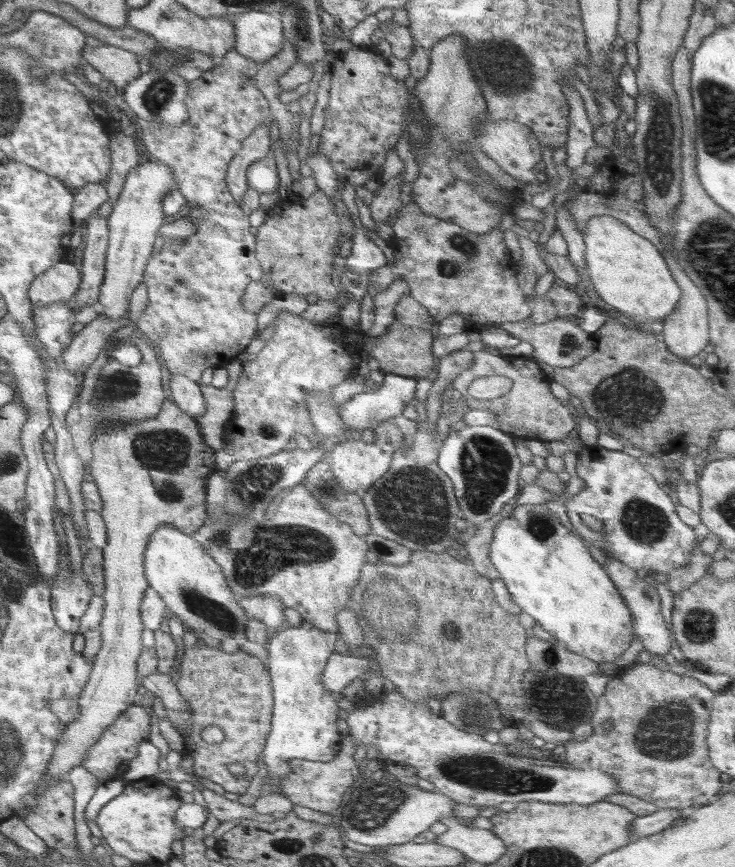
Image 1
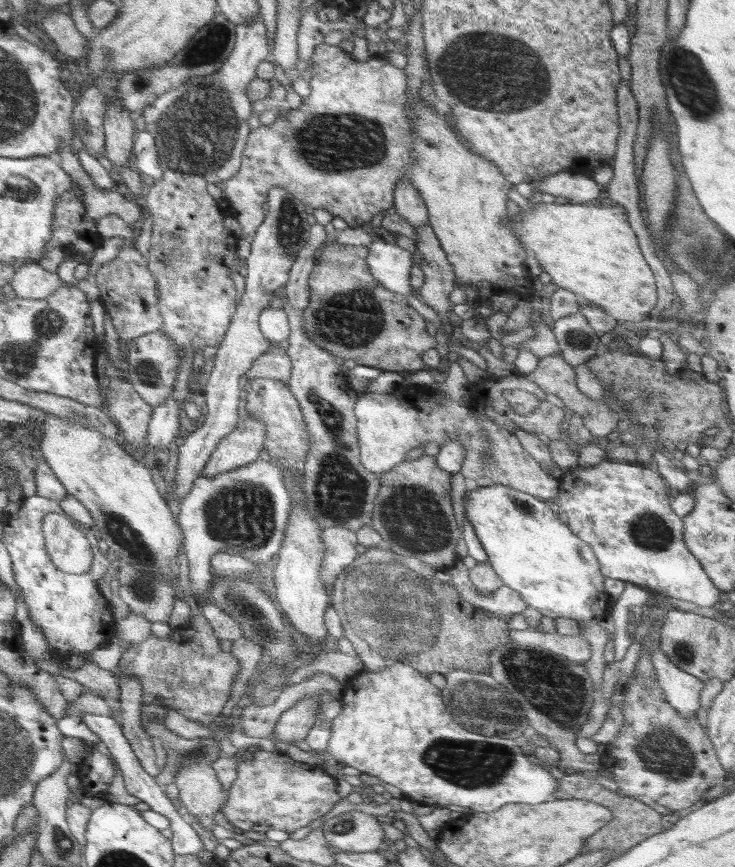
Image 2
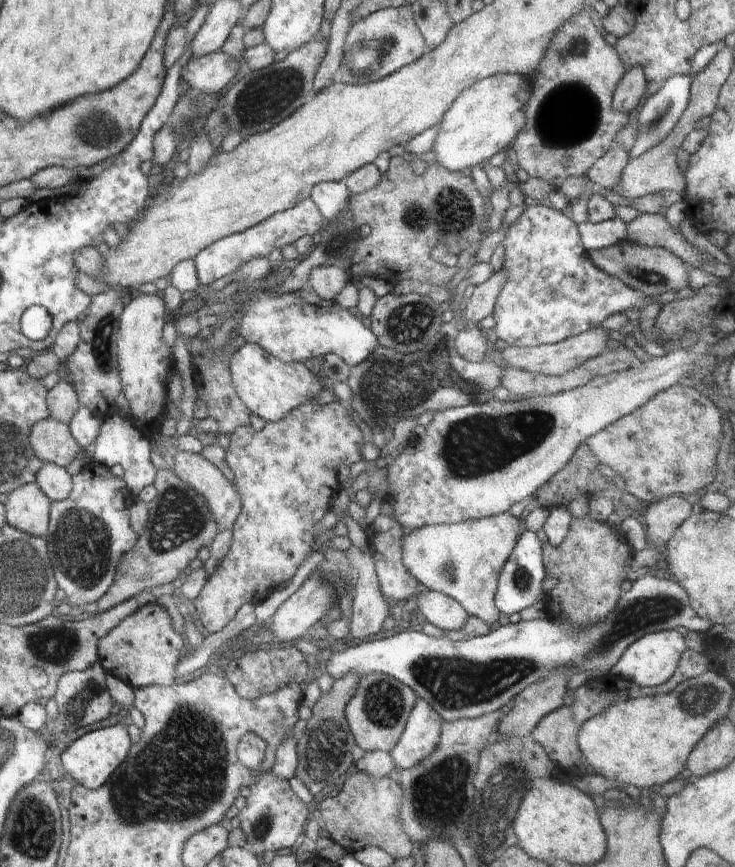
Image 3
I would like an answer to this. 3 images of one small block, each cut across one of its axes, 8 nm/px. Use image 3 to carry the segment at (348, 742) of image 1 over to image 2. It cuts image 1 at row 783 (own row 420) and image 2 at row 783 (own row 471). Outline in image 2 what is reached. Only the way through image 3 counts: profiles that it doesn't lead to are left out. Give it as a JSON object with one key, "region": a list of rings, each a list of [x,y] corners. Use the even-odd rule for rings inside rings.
{"region":[[[253,748],[252,758],[238,759],[236,779],[227,790],[228,798],[221,812],[226,820],[243,833],[266,833],[274,828],[288,834],[308,827],[340,802],[337,779],[320,767],[308,770],[305,764],[290,759],[285,753]]]}

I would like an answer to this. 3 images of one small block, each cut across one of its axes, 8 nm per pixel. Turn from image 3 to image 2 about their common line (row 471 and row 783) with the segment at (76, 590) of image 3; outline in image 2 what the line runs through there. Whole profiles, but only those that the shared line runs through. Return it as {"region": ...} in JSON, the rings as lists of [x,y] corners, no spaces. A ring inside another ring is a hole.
{"region":[[[83,741],[84,752],[75,771],[81,784],[83,796],[106,800],[108,789],[116,774],[114,760],[102,754],[94,744]]]}

